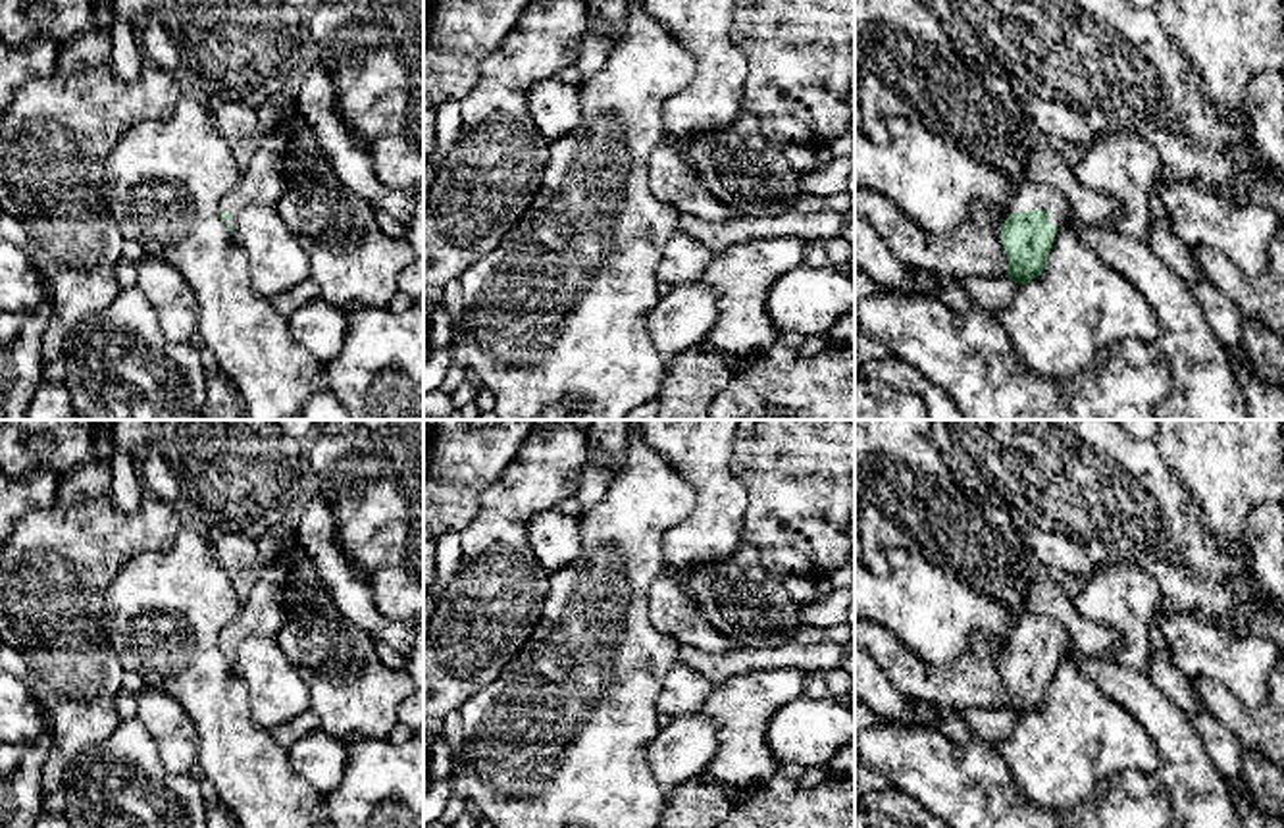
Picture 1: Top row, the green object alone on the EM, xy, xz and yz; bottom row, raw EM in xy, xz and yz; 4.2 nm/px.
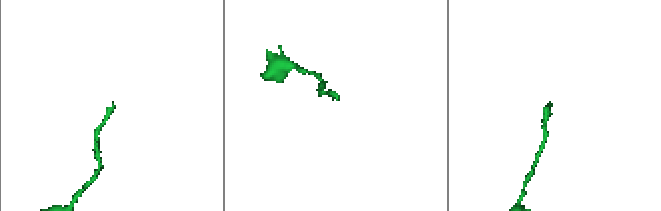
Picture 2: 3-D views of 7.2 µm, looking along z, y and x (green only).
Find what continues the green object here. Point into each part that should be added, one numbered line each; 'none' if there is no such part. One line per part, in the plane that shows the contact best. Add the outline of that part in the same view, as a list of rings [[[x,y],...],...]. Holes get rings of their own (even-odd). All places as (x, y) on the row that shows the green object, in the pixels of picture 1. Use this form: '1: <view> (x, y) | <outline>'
1: yz (1032, 197) | [[[1024,185],[1007,206],[1007,214],[1022,214],[1026,210],[1045,210],[1051,225],[1057,227],[1068,216],[1068,204],[1065,196],[1045,185]]]

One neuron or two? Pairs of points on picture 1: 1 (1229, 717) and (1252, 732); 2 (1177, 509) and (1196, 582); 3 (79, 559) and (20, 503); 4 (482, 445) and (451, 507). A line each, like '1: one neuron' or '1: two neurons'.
1: one neuron
2: one neuron
3: two neurons
4: one neuron

